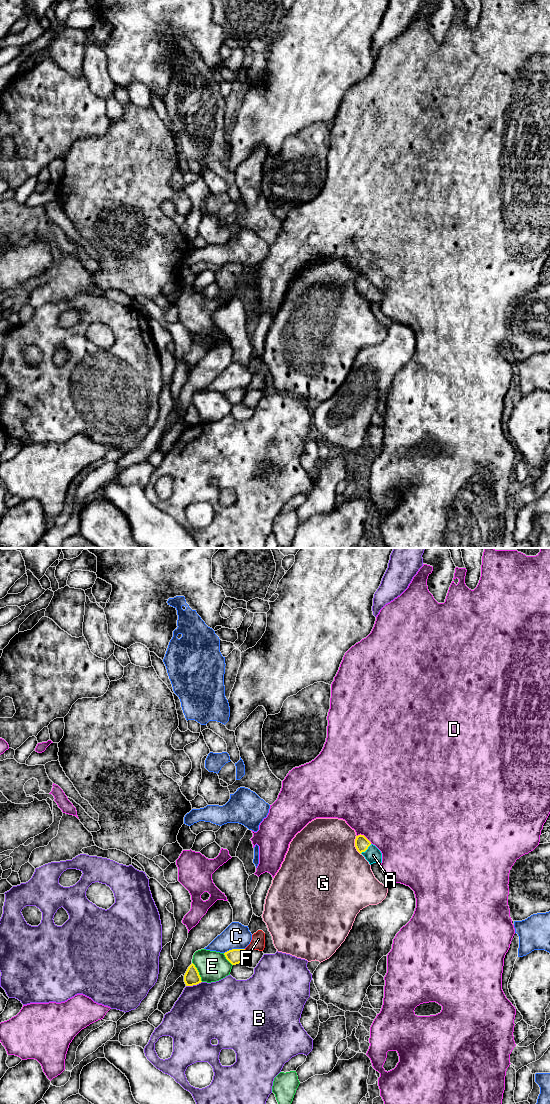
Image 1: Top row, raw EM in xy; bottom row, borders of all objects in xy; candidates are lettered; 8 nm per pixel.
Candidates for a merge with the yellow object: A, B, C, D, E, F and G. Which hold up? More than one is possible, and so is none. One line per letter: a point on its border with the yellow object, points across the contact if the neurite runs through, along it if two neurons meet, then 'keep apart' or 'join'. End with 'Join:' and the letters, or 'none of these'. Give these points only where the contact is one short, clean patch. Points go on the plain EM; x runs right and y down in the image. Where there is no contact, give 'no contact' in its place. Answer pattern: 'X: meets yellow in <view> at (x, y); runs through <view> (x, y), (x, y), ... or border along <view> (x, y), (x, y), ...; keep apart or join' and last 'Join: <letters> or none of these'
A: meets yellow in xy at (365, 290); runs through xy (362, 283), (365, 290), (373, 295); join
B: meets yellow in xy at (193, 424); keep apart
C: meets yellow in xy at (234, 389); keep apart
D: meets yellow in xy at (364, 276); keep apart
E: meets yellow in xy at (198, 412); keep apart
F: meets yellow in xy at (245, 391); border along xy (244, 389), (246, 392); keep apart
G: meets yellow in xy at (355, 285); keep apart
Join: A

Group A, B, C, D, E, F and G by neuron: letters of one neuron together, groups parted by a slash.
A / B / C / D / E / F / G

